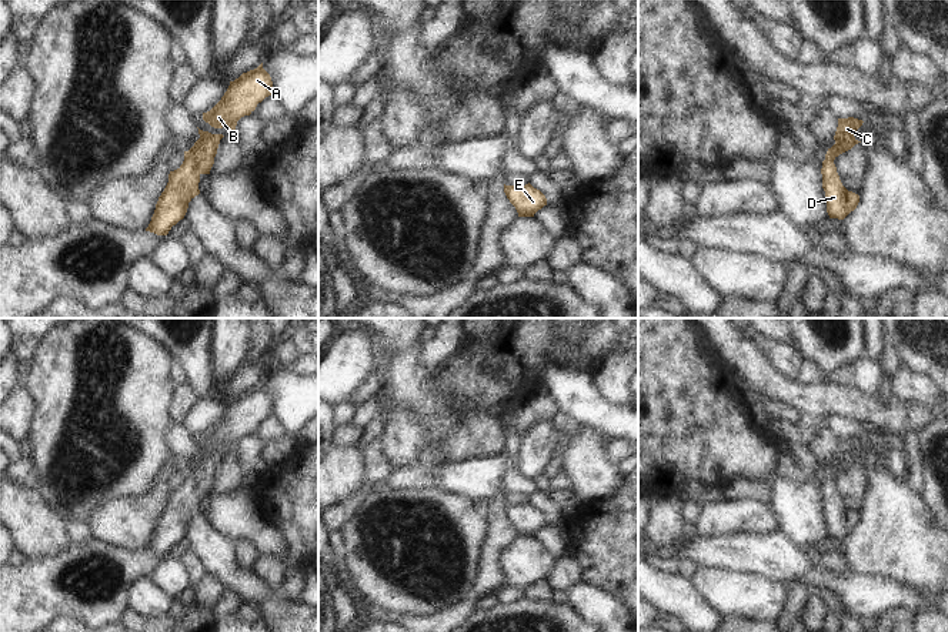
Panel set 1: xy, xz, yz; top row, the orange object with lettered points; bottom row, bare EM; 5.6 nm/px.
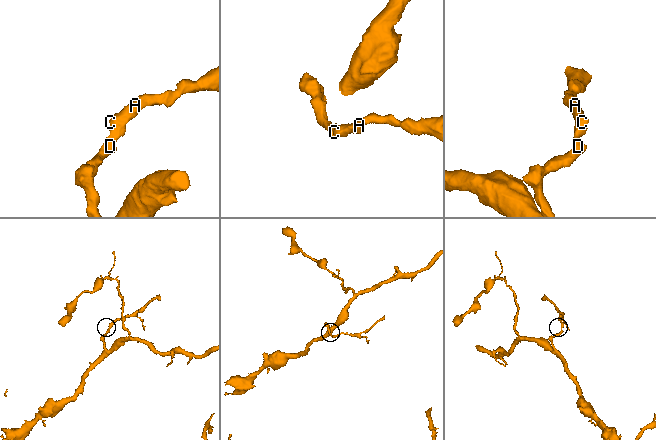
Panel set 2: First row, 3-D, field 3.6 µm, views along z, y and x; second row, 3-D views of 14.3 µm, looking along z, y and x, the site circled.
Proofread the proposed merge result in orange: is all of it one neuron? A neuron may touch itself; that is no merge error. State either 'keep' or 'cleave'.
keep

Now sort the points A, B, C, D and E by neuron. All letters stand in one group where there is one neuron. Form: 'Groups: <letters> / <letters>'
Groups: A B C D E.

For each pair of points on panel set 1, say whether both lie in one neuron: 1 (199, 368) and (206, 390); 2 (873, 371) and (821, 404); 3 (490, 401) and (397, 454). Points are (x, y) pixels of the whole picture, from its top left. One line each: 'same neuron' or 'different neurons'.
1: same neuron
2: different neurons
3: same neuron

